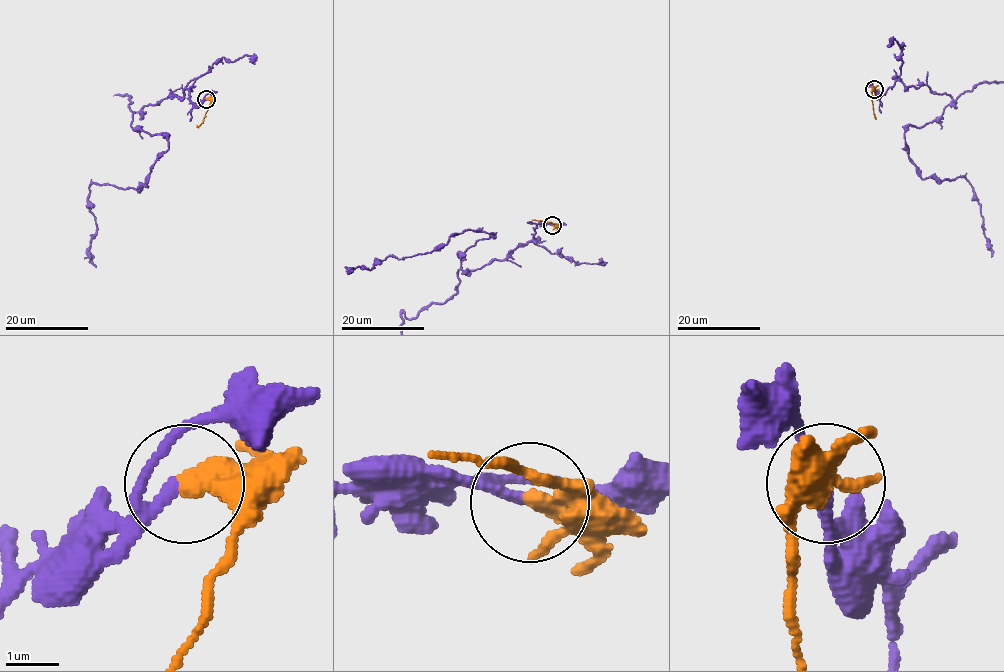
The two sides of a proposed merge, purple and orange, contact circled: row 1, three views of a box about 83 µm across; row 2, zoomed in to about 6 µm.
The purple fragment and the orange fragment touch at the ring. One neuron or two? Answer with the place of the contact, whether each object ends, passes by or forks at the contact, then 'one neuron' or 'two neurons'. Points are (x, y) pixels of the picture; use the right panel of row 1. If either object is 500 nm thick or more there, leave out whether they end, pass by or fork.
place (874, 89); purple passes by; orange ends; one neuron

